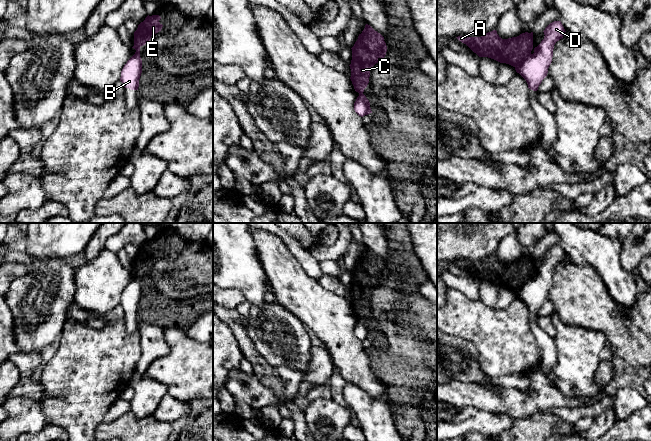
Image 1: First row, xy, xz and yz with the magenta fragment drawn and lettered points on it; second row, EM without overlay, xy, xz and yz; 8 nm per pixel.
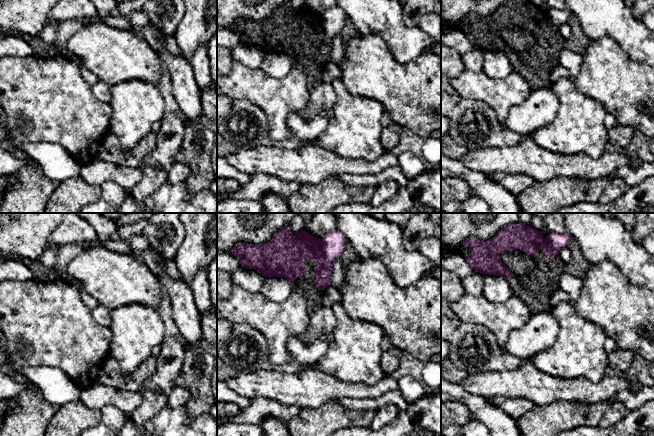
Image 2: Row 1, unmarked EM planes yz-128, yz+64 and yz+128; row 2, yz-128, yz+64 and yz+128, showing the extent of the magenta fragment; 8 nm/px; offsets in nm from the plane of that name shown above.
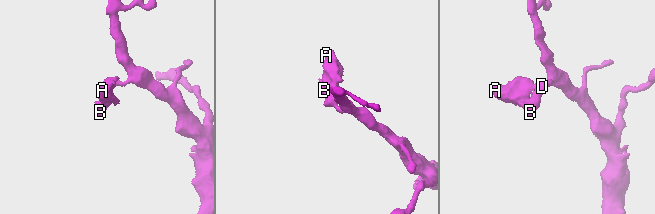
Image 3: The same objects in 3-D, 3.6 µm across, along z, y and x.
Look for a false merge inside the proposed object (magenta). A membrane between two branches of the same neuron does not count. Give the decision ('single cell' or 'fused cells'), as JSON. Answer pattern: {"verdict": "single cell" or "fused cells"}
{"verdict": "fused cells"}

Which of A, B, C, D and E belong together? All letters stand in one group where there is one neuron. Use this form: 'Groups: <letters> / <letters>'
Groups: A C E / B D

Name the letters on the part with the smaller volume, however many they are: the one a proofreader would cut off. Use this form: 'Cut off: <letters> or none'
Cut off: A, C, E

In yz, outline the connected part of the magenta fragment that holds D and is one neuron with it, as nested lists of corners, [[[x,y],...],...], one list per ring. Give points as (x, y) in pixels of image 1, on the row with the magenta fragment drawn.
[[[554,21],[543,32],[544,39],[534,48],[534,53],[515,67],[516,72],[526,80],[528,88],[533,91],[538,90],[542,80],[547,76],[552,62],[554,45],[563,38],[566,31],[561,21]]]

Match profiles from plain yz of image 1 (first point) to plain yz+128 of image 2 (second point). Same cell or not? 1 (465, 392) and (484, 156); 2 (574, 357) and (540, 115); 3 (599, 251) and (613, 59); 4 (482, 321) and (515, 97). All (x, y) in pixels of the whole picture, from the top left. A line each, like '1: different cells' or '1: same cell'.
1: same cell
2: different cells
3: different cells
4: same cell

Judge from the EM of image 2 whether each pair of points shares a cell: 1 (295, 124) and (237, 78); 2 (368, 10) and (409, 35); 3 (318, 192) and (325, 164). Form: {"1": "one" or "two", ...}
{"1": "two", "2": "one", "3": "two"}

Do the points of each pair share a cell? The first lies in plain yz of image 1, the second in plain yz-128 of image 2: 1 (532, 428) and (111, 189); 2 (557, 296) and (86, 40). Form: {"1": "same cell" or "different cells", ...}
{"1": "different cells", "2": "same cell"}

